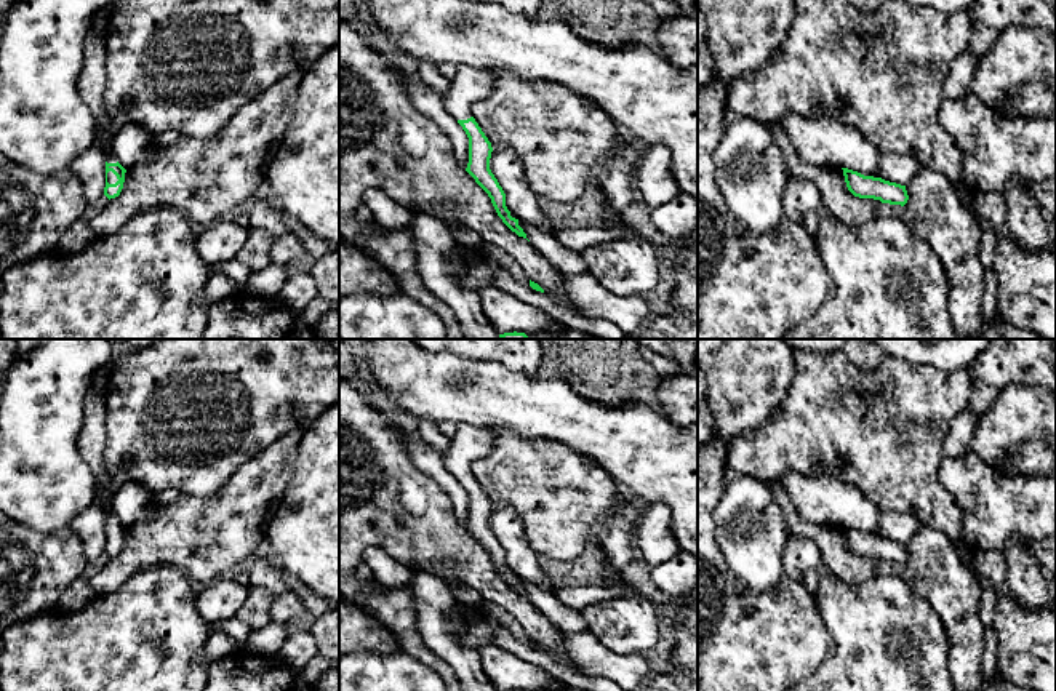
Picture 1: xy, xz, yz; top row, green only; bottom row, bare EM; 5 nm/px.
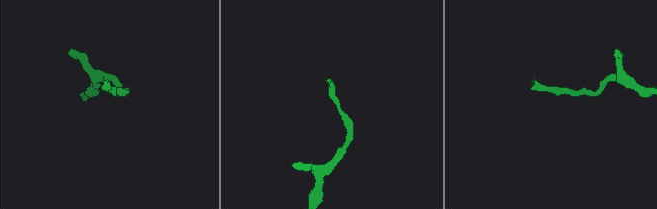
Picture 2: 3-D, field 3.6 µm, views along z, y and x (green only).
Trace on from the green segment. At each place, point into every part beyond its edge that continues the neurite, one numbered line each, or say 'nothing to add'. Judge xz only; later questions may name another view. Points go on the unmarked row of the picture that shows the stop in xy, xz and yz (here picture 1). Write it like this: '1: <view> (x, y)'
1: xz (469, 443)

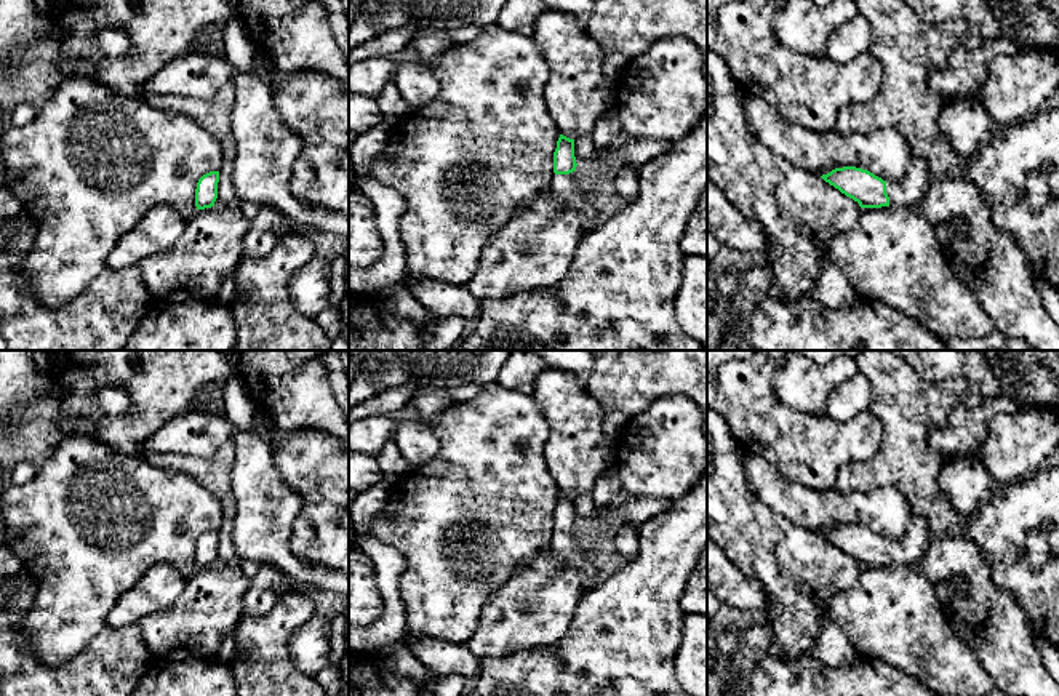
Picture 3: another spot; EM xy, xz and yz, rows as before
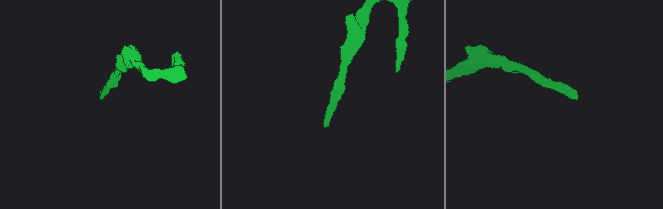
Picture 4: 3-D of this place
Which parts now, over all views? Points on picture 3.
1: yz (911, 549)

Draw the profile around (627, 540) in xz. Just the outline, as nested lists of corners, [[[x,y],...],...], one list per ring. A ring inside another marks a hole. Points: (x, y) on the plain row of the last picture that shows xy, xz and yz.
[[[624,526],[613,534],[614,552],[625,558],[627,563],[633,562],[640,552],[640,534],[635,526]]]

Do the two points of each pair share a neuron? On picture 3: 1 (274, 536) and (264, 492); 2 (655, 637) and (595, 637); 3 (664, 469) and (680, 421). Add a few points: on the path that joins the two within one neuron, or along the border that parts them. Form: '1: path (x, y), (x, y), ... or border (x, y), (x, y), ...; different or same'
1: path (264, 525), (264, 503); same
2: path (640, 637), (610, 637); same
3: path (664, 458), (671, 432); same

